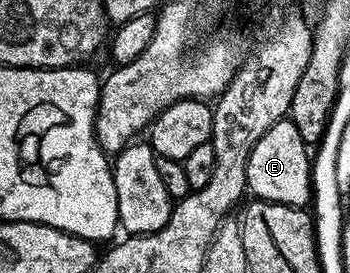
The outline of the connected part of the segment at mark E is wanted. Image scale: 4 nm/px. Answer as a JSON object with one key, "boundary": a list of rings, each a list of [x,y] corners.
{"boundary":[[[287,117],[276,125],[272,125],[268,129],[268,133],[264,133],[264,137],[260,137],[260,141],[256,141],[256,145],[248,157],[246,185],[249,194],[258,201],[279,203],[280,205],[300,208],[305,208],[311,202],[312,155],[308,150],[308,144],[304,141],[304,137],[300,137],[300,129],[296,129],[296,125],[290,118]]]}

